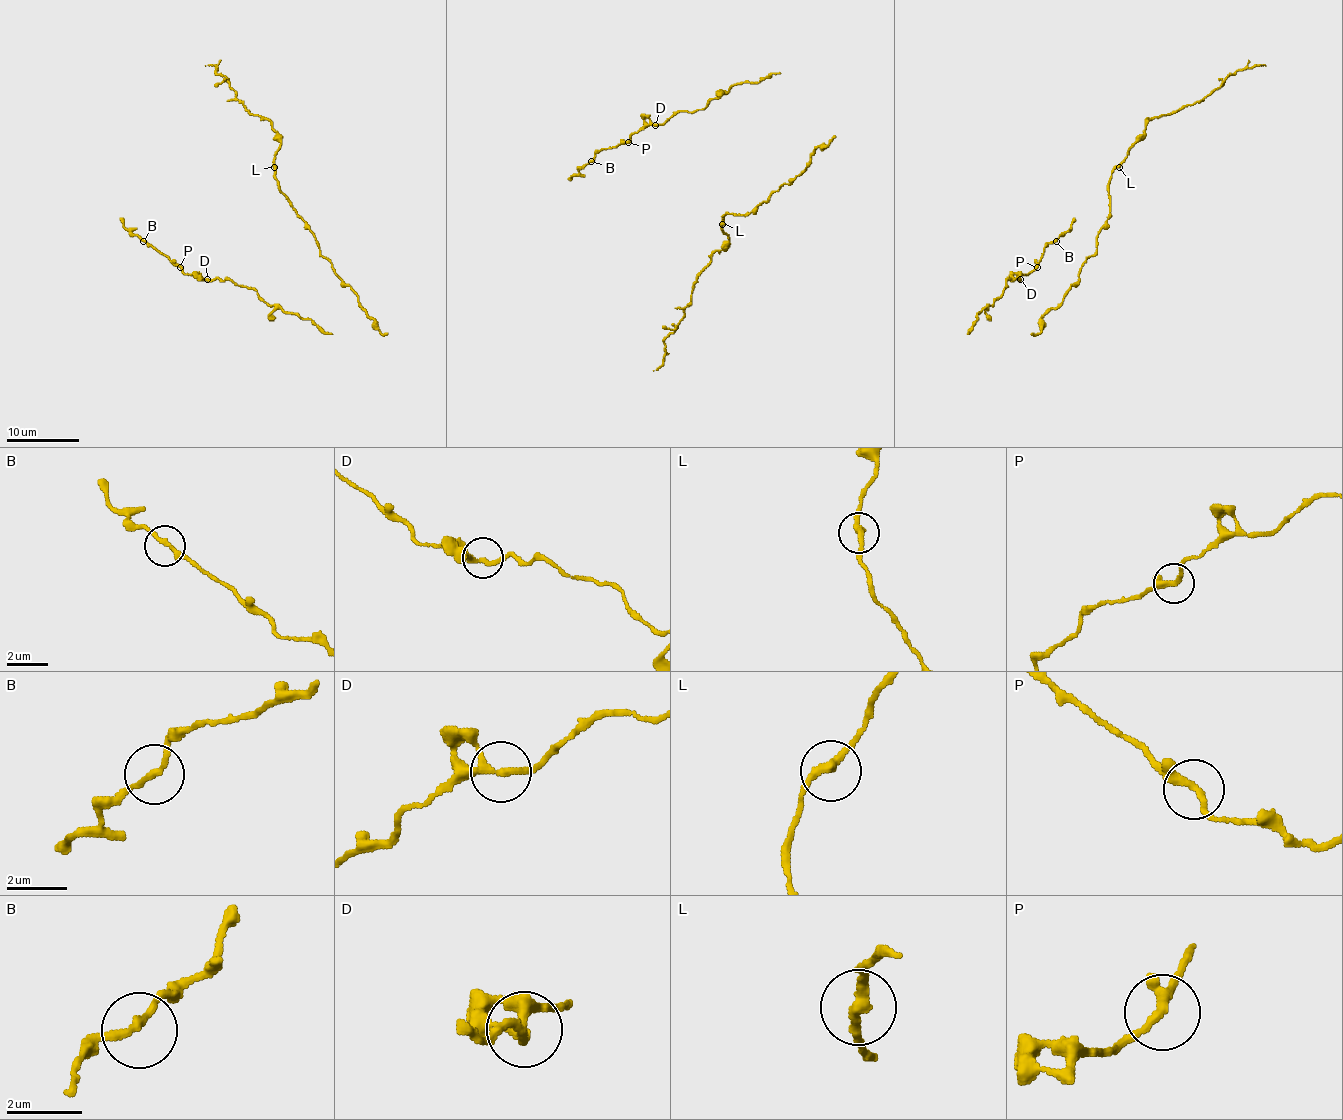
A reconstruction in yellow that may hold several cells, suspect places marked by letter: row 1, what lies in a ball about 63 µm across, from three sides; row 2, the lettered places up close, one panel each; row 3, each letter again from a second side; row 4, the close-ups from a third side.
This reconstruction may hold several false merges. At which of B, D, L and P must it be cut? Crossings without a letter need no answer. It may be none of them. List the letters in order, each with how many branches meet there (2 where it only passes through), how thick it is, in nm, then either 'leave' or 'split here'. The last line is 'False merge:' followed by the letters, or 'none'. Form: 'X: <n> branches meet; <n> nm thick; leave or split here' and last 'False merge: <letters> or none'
B: 2 branches meet; 200 nm thick; leave
D: 3 branches meet; 200 nm thick; leave
L: 2 branches meet; 280 nm thick; leave
P: 3 branches meet; 200 nm thick; leave
False merge: none

